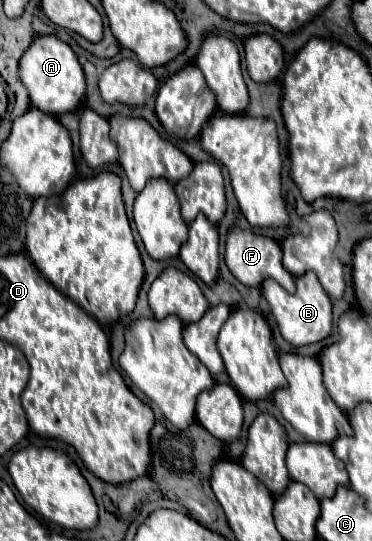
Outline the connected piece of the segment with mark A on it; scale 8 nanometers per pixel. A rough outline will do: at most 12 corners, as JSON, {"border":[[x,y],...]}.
{"border":[[36,36],[18,66],[32,106],[82,104],[84,70],[56,36]]}

